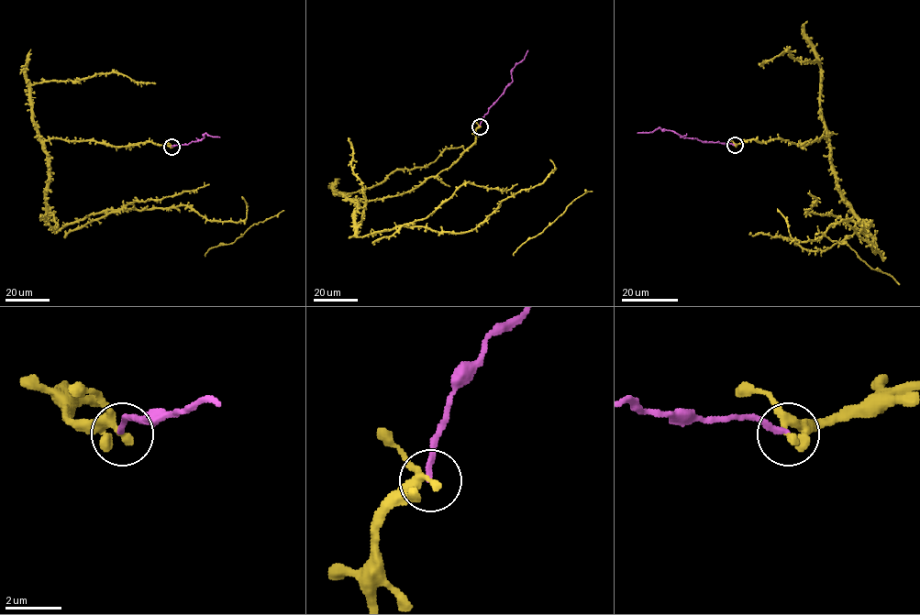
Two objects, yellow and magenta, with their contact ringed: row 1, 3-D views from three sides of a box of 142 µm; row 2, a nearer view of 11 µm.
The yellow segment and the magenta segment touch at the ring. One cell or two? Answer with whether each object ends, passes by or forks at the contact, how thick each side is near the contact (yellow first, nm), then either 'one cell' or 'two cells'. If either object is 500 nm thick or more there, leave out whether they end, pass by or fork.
yellow passes by; magenta ends there; 280 nm thick on the yellow side, 180 nm on the other; two cells

